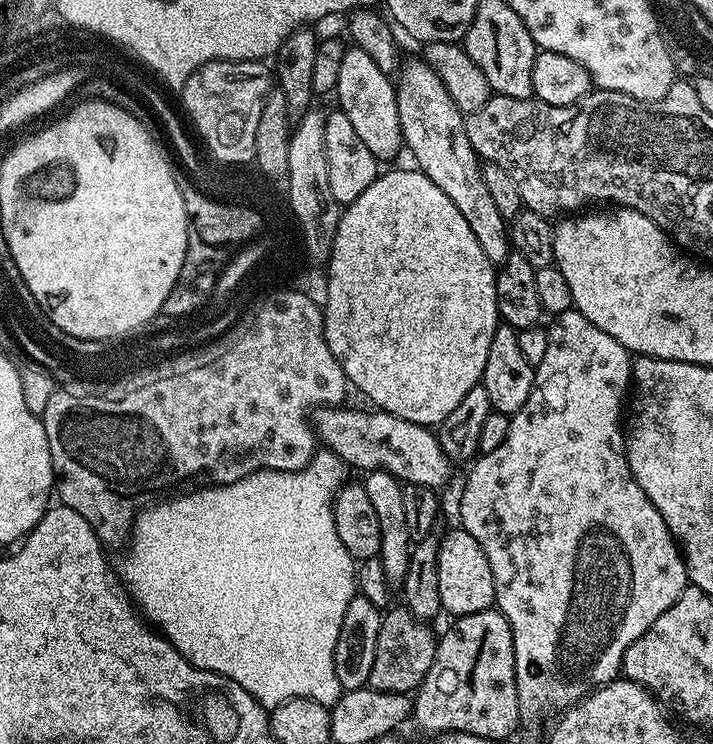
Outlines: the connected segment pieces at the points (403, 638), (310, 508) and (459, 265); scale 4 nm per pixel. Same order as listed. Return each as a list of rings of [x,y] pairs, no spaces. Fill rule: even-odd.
[[[392,606],[383,613],[378,630],[378,646],[374,646],[374,667],[370,670],[367,687],[376,691],[415,693],[434,662],[438,643],[425,621],[414,618],[403,606]]]
[[[320,450],[307,466],[297,472],[263,468],[261,472],[250,474],[238,482],[200,486],[157,502],[143,509],[136,517],[130,533],[130,543],[126,548],[128,553],[125,554],[120,568],[118,567],[128,595],[149,625],[155,626],[160,635],[166,637],[194,666],[238,682],[242,690],[250,693],[268,710],[277,708],[290,698],[310,698],[319,704],[333,706],[342,693],[338,674],[334,672],[334,648],[338,646],[338,630],[342,630],[346,606],[350,606],[353,596],[358,592],[358,564],[346,550],[346,546],[342,546],[342,538],[338,538],[332,509],[337,490],[346,483],[344,472],[346,473],[346,465],[343,460],[339,460],[332,452]]]
[[[396,168],[393,172],[381,171],[358,198],[354,198],[352,204],[347,205],[341,211],[340,221],[336,237],[332,243],[332,255],[328,258],[326,271],[328,271],[328,301],[323,301],[324,313],[324,337],[326,346],[330,346],[330,354],[338,358],[338,366],[342,366],[344,376],[349,385],[356,388],[369,400],[369,405],[375,406],[379,411],[389,412],[398,418],[406,418],[406,422],[423,424],[425,426],[439,426],[470,394],[475,384],[484,379],[484,367],[486,366],[486,354],[490,354],[490,341],[494,339],[494,330],[500,320],[500,311],[496,305],[496,273],[497,269],[482,254],[482,246],[478,246],[478,238],[470,231],[466,218],[462,218],[458,206],[426,178],[426,174],[419,170],[408,168]]]

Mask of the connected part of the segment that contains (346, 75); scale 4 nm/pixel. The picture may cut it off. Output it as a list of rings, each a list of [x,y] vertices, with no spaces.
[[[355,46],[345,47],[334,96],[335,99],[340,99],[339,111],[344,112],[346,118],[350,118],[358,138],[366,142],[370,154],[374,154],[377,161],[392,160],[402,152],[404,135],[398,122],[398,102],[393,77],[382,74],[378,65],[366,55],[366,50]]]

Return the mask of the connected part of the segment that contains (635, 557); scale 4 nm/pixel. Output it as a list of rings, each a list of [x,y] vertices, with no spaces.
[[[569,310],[555,313],[553,324],[547,325],[548,345],[546,355],[536,368],[534,386],[530,390],[530,398],[522,406],[522,410],[511,413],[510,430],[506,430],[506,442],[502,446],[475,457],[472,469],[464,480],[464,493],[460,496],[459,523],[474,538],[478,538],[478,546],[486,554],[490,562],[490,570],[494,574],[494,590],[496,591],[495,607],[510,622],[512,637],[514,638],[514,666],[516,667],[516,689],[518,690],[518,706],[520,718],[525,725],[536,724],[543,716],[551,717],[559,714],[583,700],[589,692],[600,687],[601,684],[610,684],[621,675],[624,667],[626,650],[682,594],[682,590],[689,587],[688,567],[684,564],[682,549],[677,541],[672,539],[666,522],[662,522],[662,514],[646,498],[642,486],[634,478],[628,465],[626,451],[626,432],[620,429],[620,415],[624,412],[624,395],[629,395],[630,385],[633,383],[632,365],[633,353],[622,346],[606,330],[598,330],[590,318],[581,312]]]

